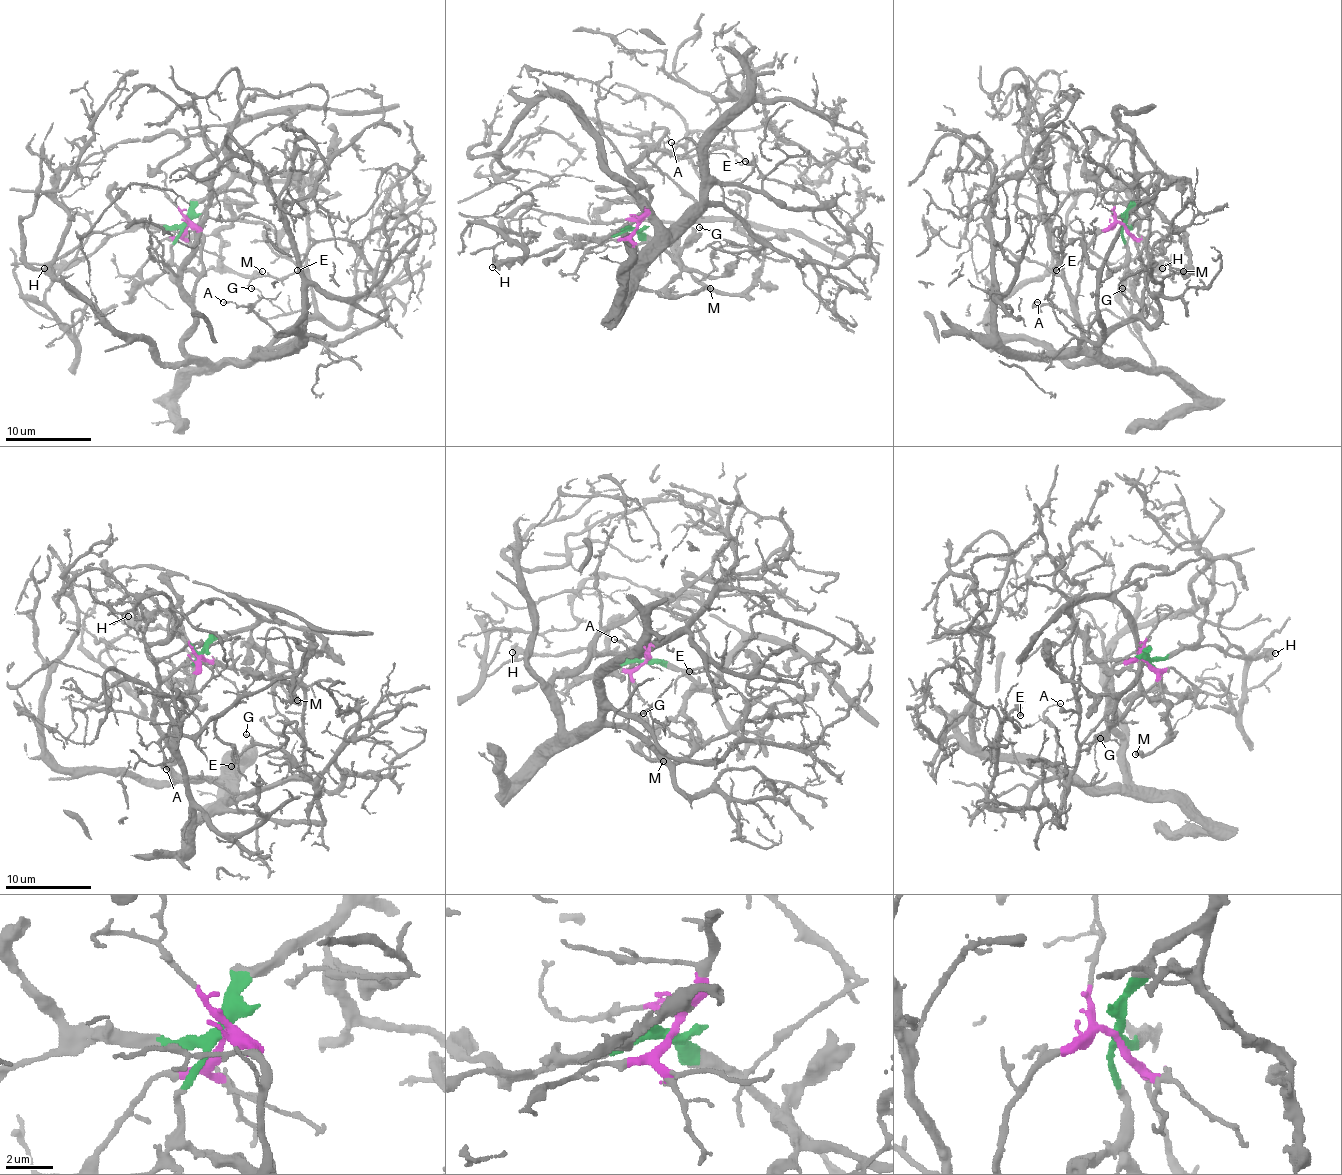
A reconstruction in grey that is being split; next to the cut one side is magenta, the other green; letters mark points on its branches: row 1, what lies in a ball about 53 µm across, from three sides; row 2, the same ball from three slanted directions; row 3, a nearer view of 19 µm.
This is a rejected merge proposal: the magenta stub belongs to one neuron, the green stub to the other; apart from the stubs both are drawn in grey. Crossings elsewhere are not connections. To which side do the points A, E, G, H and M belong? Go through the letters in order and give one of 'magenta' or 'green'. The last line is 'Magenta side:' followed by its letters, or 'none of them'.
A: magenta
E: magenta
G: magenta
H: green
M: green
Magenta side: A, E, G

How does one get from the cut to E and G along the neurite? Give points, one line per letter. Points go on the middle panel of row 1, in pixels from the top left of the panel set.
E: (635, 229), (650, 190), (642, 179), (631, 192), (667, 229), (715, 184), (794, 207), (833, 203), (745, 160)
G: (635, 229), (650, 190), (642, 179), (631, 192), (665, 227), (723, 205), (762, 244), (732, 252), (700, 227)

